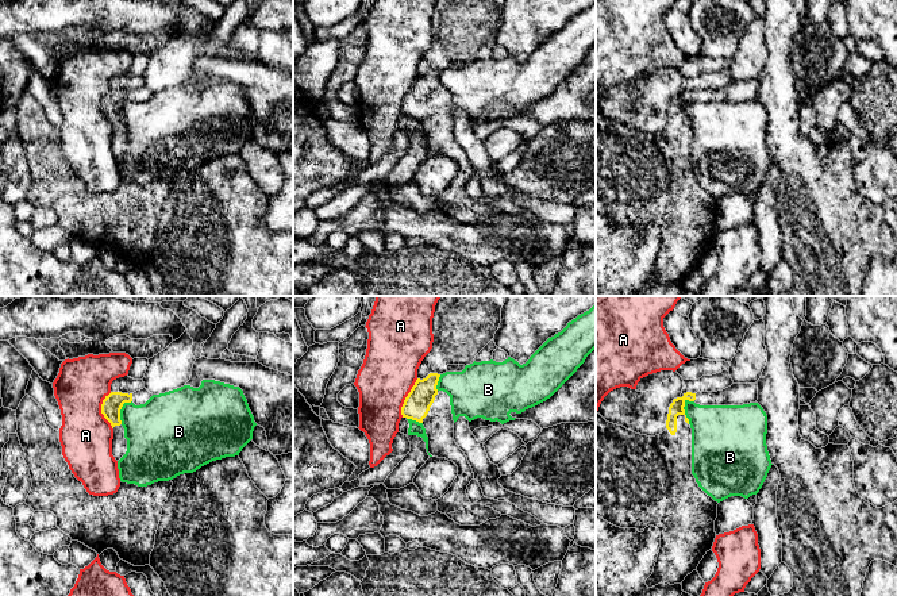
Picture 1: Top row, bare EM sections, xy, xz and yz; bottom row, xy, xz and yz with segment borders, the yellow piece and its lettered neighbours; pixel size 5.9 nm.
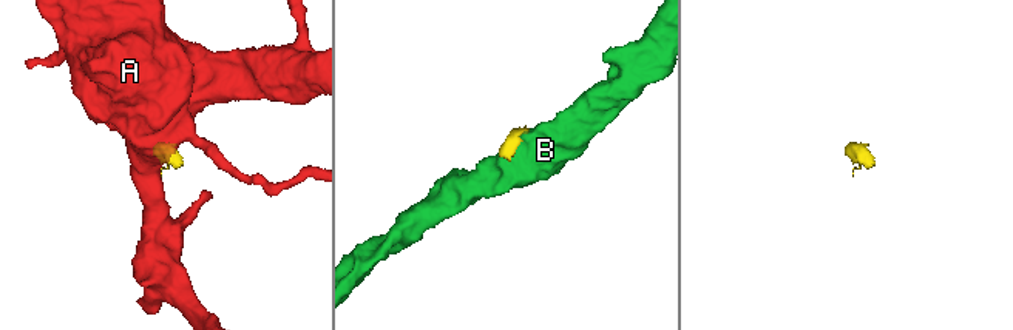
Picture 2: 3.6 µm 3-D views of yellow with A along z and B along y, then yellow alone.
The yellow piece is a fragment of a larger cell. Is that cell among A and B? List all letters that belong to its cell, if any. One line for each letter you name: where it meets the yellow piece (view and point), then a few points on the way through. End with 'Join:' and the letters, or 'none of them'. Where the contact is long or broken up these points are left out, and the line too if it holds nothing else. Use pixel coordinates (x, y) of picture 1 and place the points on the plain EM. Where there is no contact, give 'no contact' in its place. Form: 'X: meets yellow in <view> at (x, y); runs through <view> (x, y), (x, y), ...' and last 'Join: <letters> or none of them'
Join: none of them

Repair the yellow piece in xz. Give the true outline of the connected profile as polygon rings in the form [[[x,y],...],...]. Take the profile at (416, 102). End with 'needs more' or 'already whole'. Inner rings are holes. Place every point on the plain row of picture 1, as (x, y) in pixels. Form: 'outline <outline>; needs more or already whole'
outline [[[430,70],[423,77],[417,76],[404,97],[401,112],[424,123],[428,134],[428,150],[432,154],[446,155],[458,164],[457,176],[448,188],[436,197],[438,208],[447,212],[471,203],[466,187],[474,176],[474,170],[467,154],[454,138],[450,93],[436,86],[439,74],[438,70]]]; needs more

